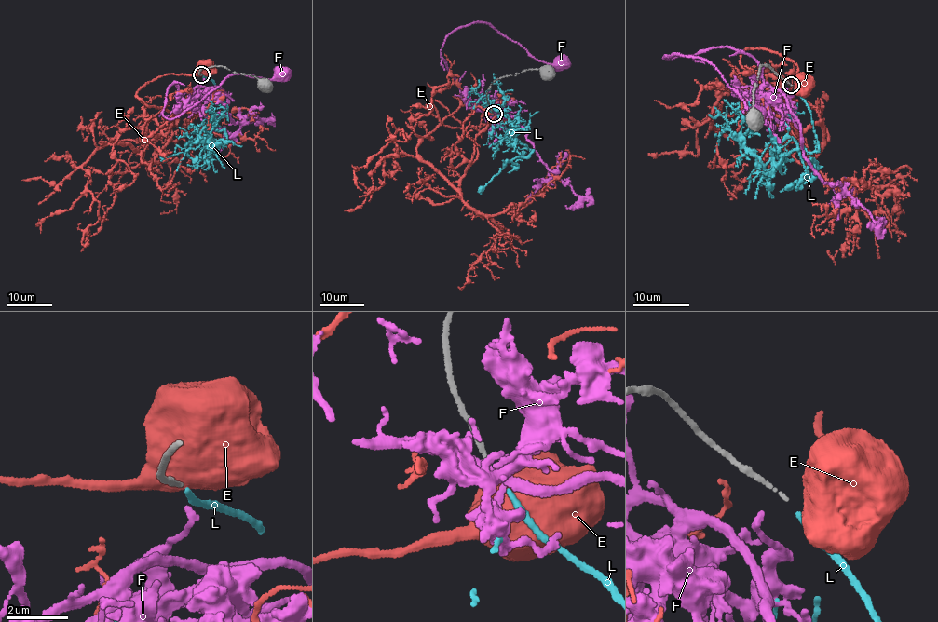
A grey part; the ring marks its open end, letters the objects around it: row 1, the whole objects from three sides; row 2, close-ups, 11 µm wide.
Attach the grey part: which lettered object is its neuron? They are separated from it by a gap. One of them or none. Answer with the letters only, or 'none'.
L

